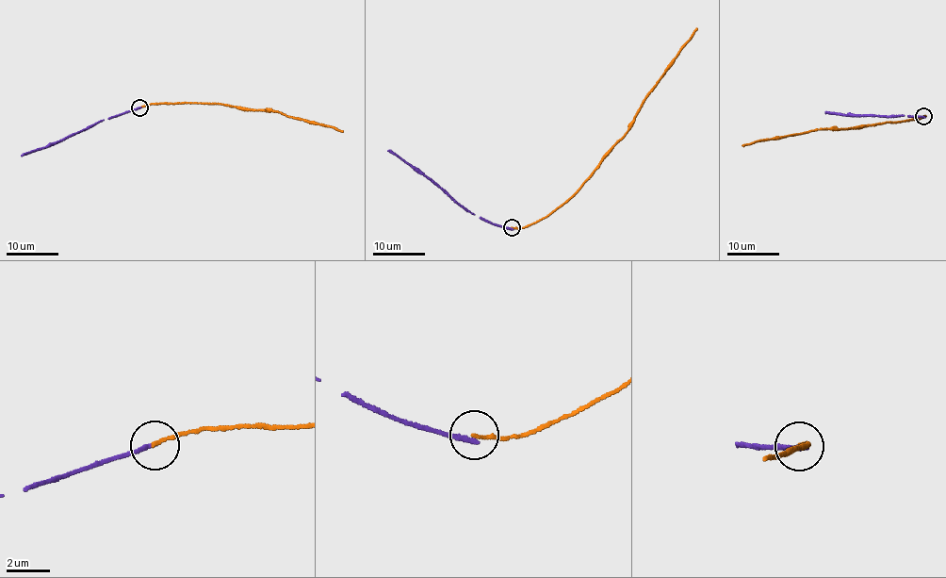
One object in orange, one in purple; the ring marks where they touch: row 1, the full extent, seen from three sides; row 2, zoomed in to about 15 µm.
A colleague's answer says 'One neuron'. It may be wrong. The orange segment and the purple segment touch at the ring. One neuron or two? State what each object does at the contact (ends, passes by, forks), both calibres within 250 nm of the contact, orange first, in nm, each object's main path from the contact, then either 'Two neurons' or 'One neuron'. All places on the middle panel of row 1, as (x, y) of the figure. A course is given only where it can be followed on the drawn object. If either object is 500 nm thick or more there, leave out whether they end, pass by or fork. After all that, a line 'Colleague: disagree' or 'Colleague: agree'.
At the ring orange ends. At the ring purple ends. Thickness 160 nm (orange) against 200 nm. Course of orange: (512, 228), (522, 228), (549, 215), (590, 176), (602, 157), (625, 134), (647, 93), (696, 28). Course of purple: (512, 228), (496, 225), (465, 210), (387, 150). Two neurons
Colleague: disagree

